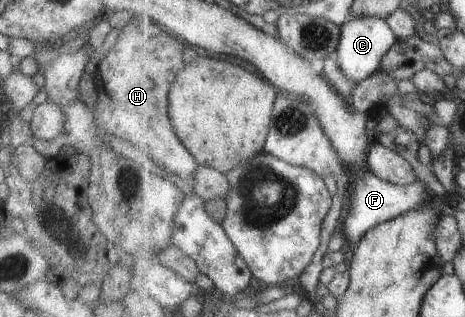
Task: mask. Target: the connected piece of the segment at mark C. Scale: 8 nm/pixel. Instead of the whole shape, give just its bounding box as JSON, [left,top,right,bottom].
[336,17,399,83]

